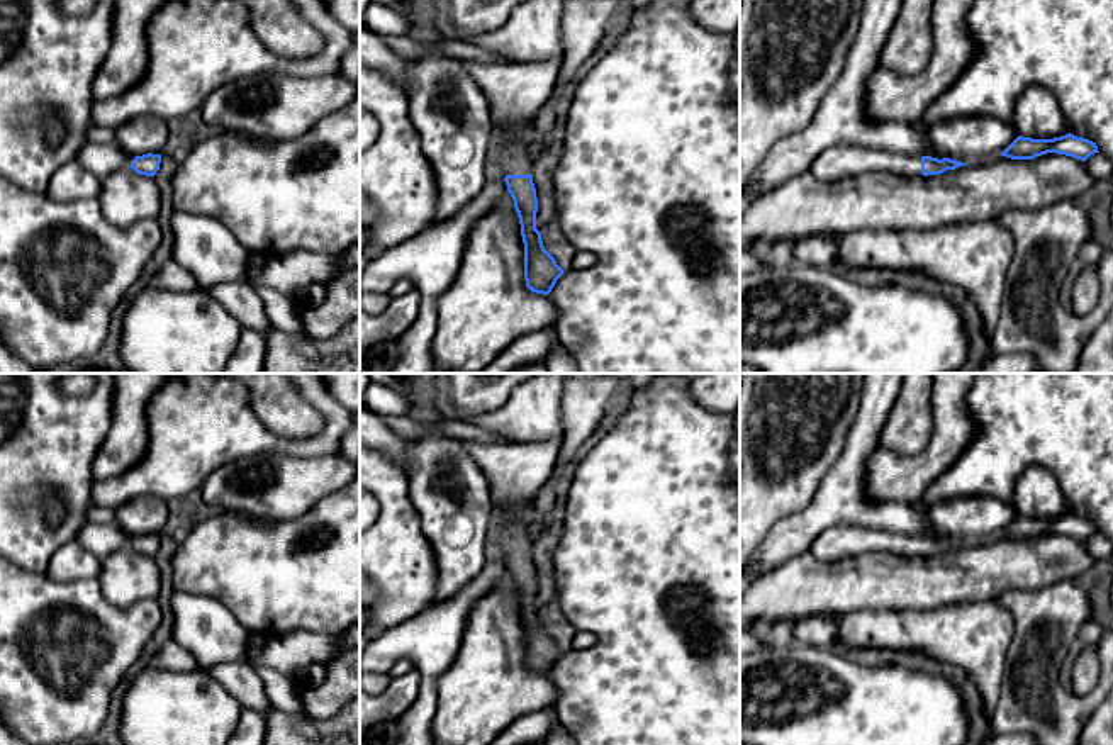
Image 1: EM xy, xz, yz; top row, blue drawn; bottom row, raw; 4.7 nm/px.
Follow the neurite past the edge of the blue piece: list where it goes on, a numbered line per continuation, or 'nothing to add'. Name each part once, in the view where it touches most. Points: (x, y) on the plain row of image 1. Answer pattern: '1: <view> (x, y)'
1: xz (514, 472)

